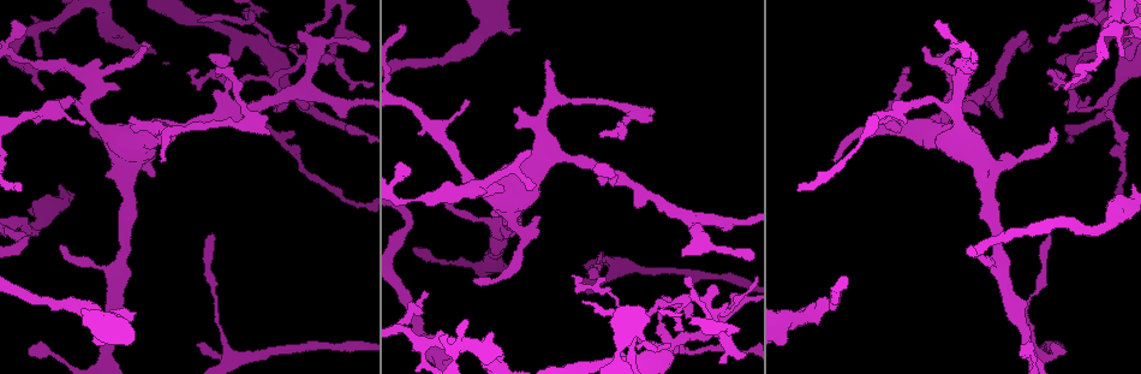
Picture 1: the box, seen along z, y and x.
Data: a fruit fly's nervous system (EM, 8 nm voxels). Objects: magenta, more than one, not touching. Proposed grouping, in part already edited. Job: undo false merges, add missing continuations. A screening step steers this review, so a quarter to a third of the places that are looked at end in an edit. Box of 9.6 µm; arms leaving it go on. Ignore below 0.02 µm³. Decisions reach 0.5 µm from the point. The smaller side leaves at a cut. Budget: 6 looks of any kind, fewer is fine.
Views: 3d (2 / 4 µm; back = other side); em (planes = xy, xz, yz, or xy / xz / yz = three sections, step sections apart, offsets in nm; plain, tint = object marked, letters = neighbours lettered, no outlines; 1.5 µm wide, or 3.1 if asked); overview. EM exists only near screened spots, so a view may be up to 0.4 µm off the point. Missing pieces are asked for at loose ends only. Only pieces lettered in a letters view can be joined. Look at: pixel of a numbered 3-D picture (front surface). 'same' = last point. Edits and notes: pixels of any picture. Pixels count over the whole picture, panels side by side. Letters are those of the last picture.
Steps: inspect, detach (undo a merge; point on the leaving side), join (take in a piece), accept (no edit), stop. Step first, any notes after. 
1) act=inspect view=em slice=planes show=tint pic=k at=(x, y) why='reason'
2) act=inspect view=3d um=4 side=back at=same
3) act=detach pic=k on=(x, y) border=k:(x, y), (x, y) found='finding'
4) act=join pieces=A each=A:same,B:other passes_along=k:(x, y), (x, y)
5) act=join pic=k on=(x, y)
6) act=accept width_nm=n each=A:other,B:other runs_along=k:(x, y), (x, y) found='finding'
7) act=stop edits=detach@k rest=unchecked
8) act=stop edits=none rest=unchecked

act=inspect view=em slice=xy step=4 show=tint pic=1 at=(40, 218) why='thick turns thin'

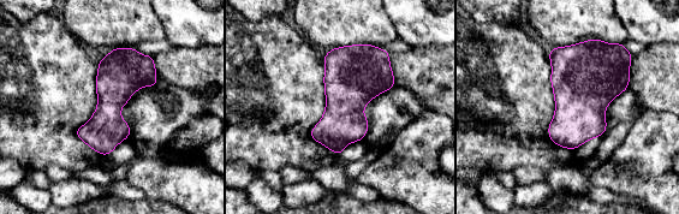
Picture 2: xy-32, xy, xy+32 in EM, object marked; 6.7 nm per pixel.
act=inspect view=em slice=planes show=letters at=same

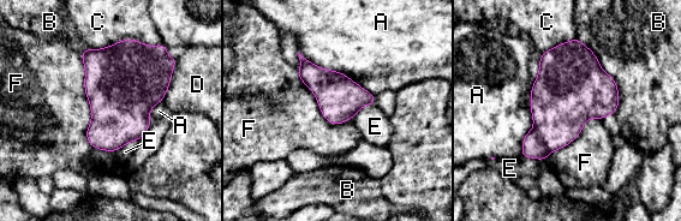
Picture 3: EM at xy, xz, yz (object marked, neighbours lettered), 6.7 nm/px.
act=accept longest_contact=F:750nm each=A:other,B:other,C:other,D:other,E:other,F:other border=3:(81, 49), (85, 138), (117, 151) found='all the same neuron'

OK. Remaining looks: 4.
act=inspect view=3d um=4 pic=1 at=(90, 127) why='thin end'

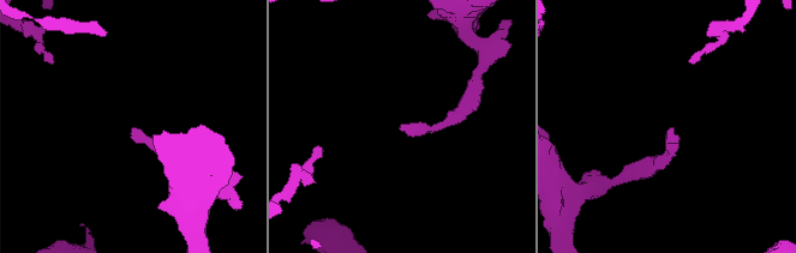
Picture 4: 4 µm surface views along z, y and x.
act=inspect view=em slice=planes show=letters pic=4 at=(401, 129) why='need the tissue'

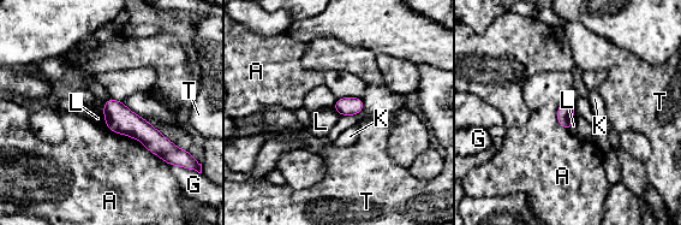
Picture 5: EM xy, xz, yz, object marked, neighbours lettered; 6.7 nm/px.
act=accept longest_contact=A:500nm each=A:other,G:other,K:other,L:other,T:other border=5:(574, 111), (571, 130) found='none of them fits'

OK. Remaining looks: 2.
act=stop edits=none rest=unchecked

